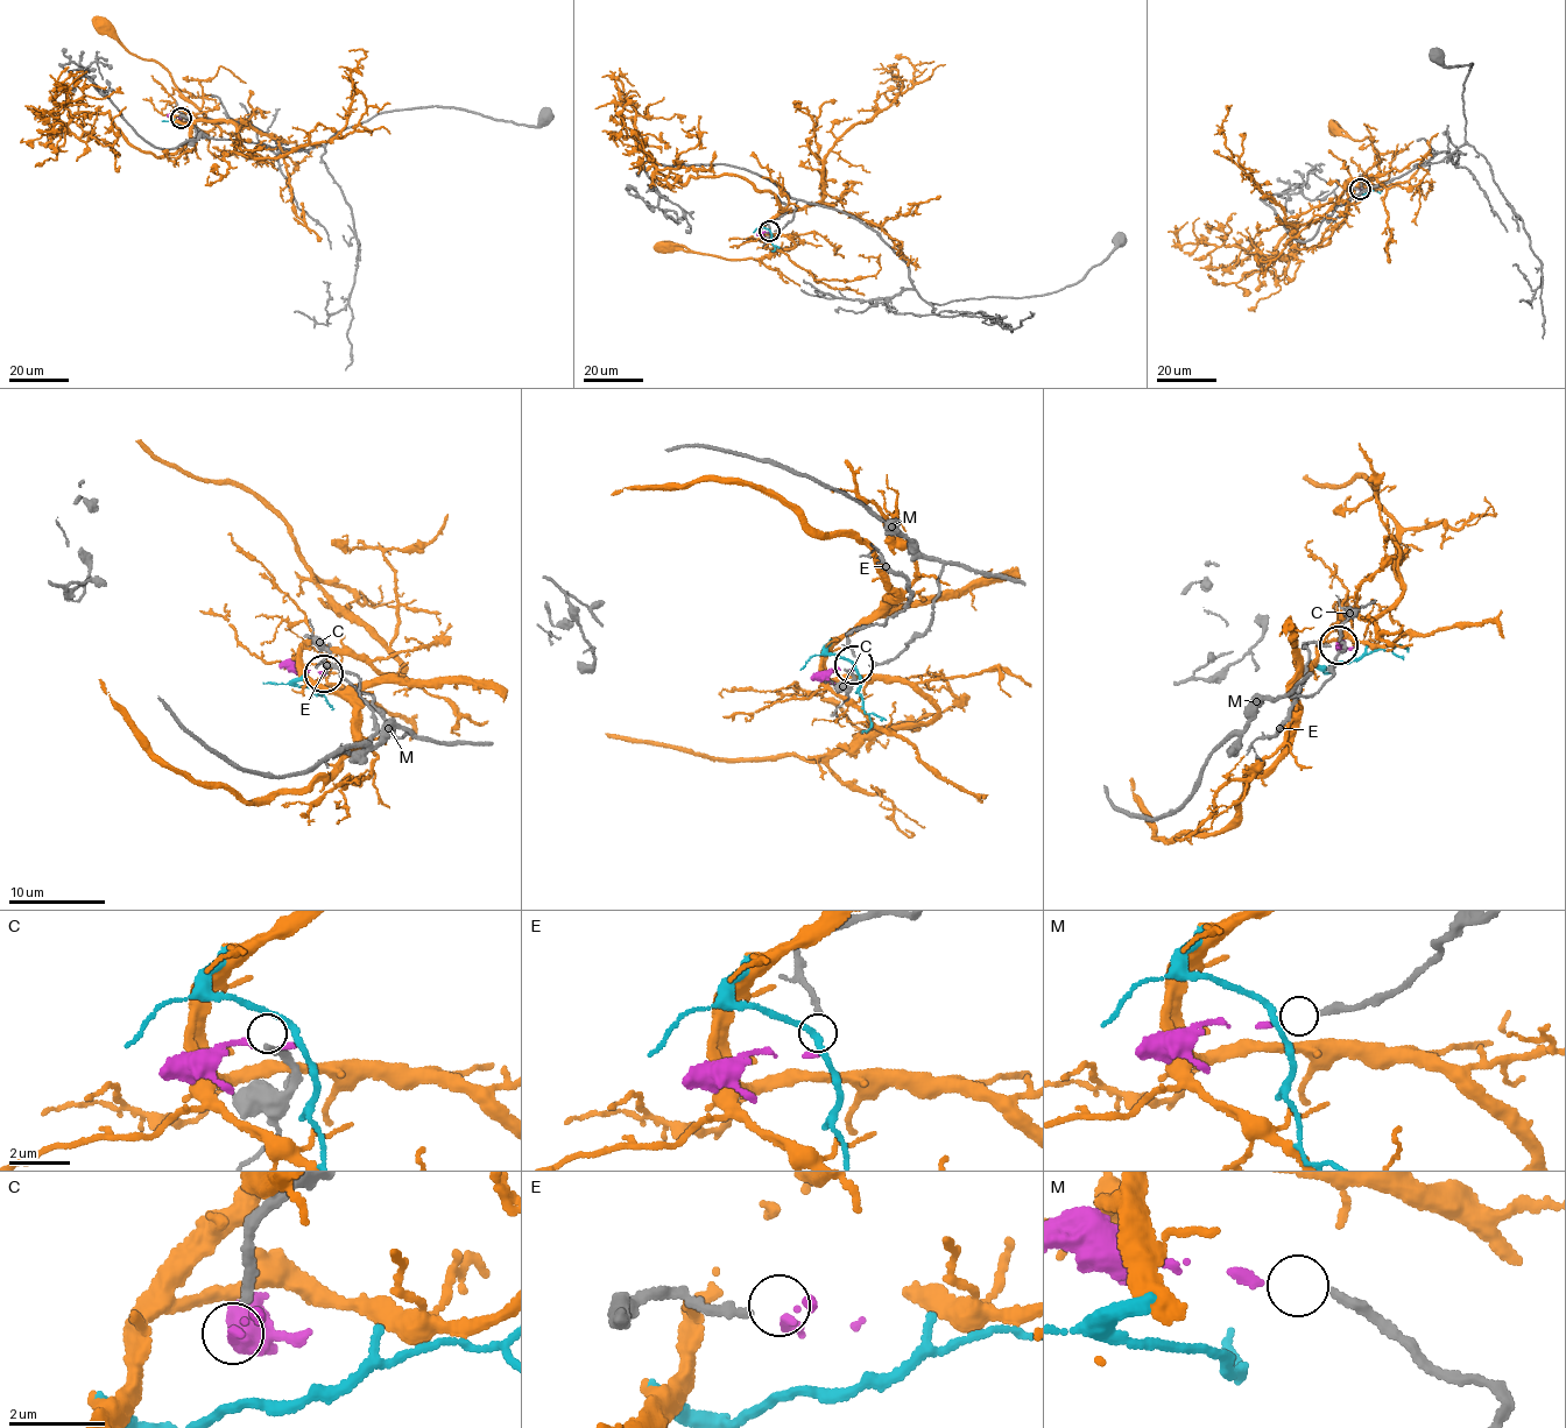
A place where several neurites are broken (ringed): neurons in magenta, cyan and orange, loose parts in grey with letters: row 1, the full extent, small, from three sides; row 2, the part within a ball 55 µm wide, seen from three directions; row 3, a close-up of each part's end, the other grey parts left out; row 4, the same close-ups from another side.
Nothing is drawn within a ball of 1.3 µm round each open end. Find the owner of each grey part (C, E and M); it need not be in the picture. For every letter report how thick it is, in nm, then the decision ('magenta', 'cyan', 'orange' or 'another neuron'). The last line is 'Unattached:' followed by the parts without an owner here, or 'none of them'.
C: 200 nm thick; another neuron
E: 170 nm thick; another neuron
M: 200 nm thick; magenta
Unattached: C, E

